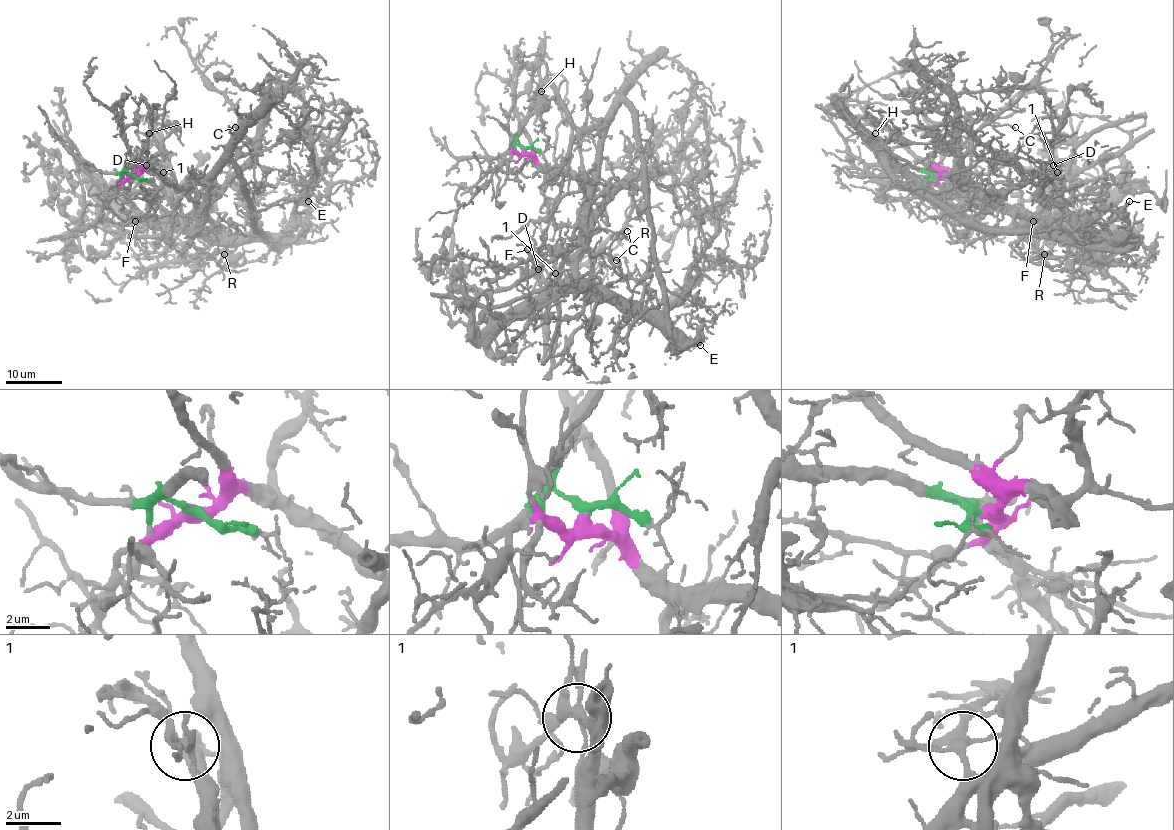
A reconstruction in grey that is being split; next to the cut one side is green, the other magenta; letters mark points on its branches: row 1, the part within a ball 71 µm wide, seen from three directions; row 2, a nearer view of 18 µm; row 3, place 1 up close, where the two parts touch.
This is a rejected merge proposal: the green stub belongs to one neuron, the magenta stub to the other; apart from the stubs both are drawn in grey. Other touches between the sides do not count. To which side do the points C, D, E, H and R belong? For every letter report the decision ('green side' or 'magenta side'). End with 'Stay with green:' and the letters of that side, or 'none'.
C: magenta side
D: green side
E: magenta side
H: green side
R: green side
Stay with green: D, H, R

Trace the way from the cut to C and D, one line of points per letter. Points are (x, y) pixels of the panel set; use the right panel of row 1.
C: (934, 175), (948, 170), (953, 184), (970, 199), (994, 205), (968, 175), (963, 158), (984, 126), (1015, 127)
D: (933, 175), (868, 171), (889, 184), (926, 184), (965, 215), (1006, 227), (1037, 209), (1057, 179), (1053, 165)

